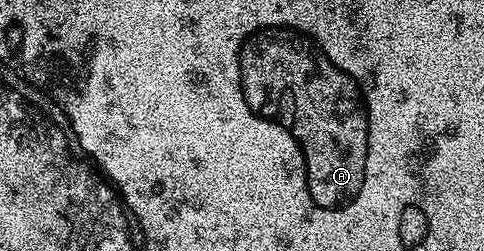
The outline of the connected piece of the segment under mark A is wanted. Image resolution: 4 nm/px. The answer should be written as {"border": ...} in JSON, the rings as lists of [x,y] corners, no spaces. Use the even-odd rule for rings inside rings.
{"border":[[[270,28],[249,36],[240,45],[238,63],[240,75],[243,77],[240,85],[250,110],[266,120],[276,121],[298,142],[304,155],[304,172],[308,176],[308,189],[320,212],[348,212],[348,208],[352,208],[352,204],[360,200],[360,192],[364,192],[364,184],[368,184],[368,152],[372,152],[372,108],[368,108],[368,92],[364,92],[364,84],[356,80],[356,68],[340,68],[340,60],[336,60],[336,56],[328,56],[328,48],[324,48],[324,40],[313,44],[307,36],[287,28]]]}

